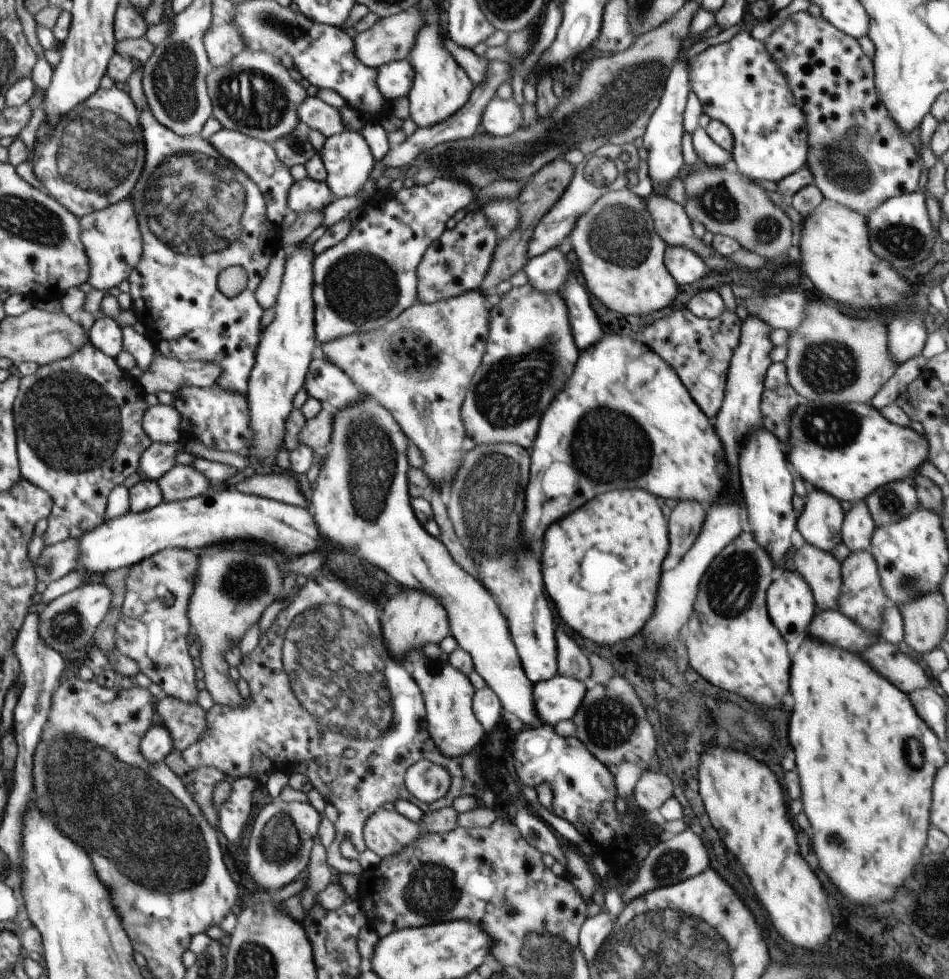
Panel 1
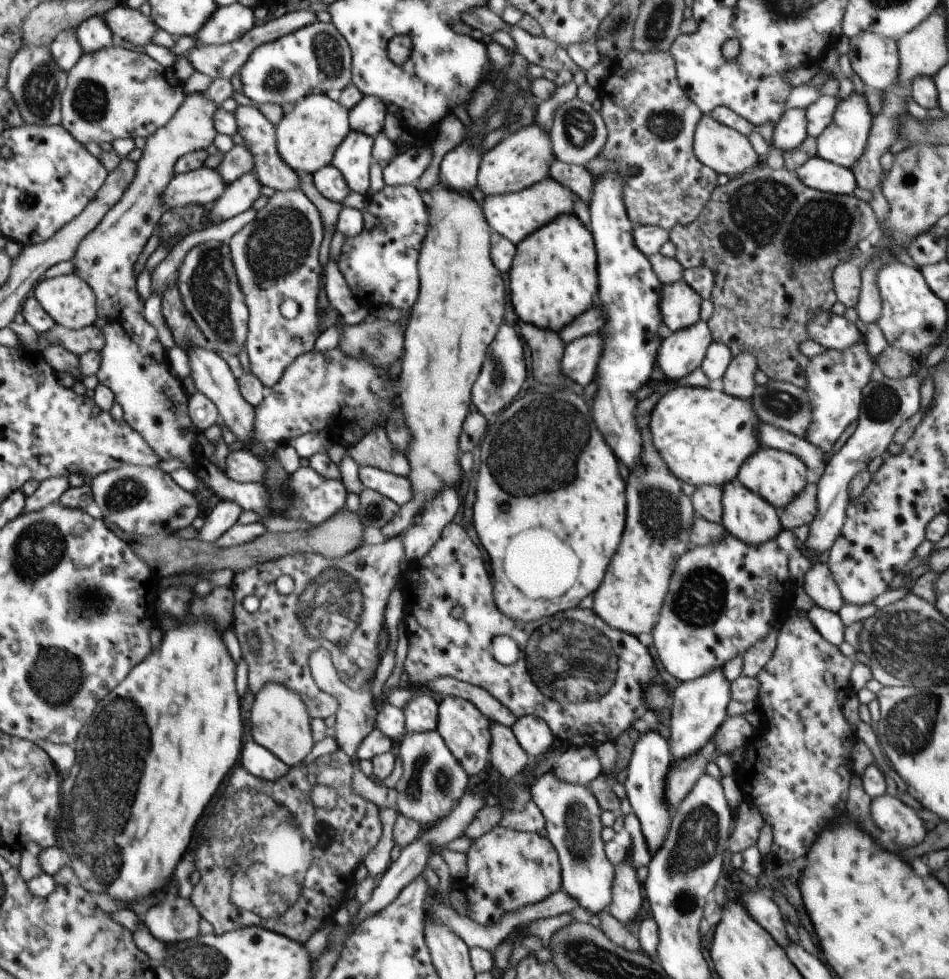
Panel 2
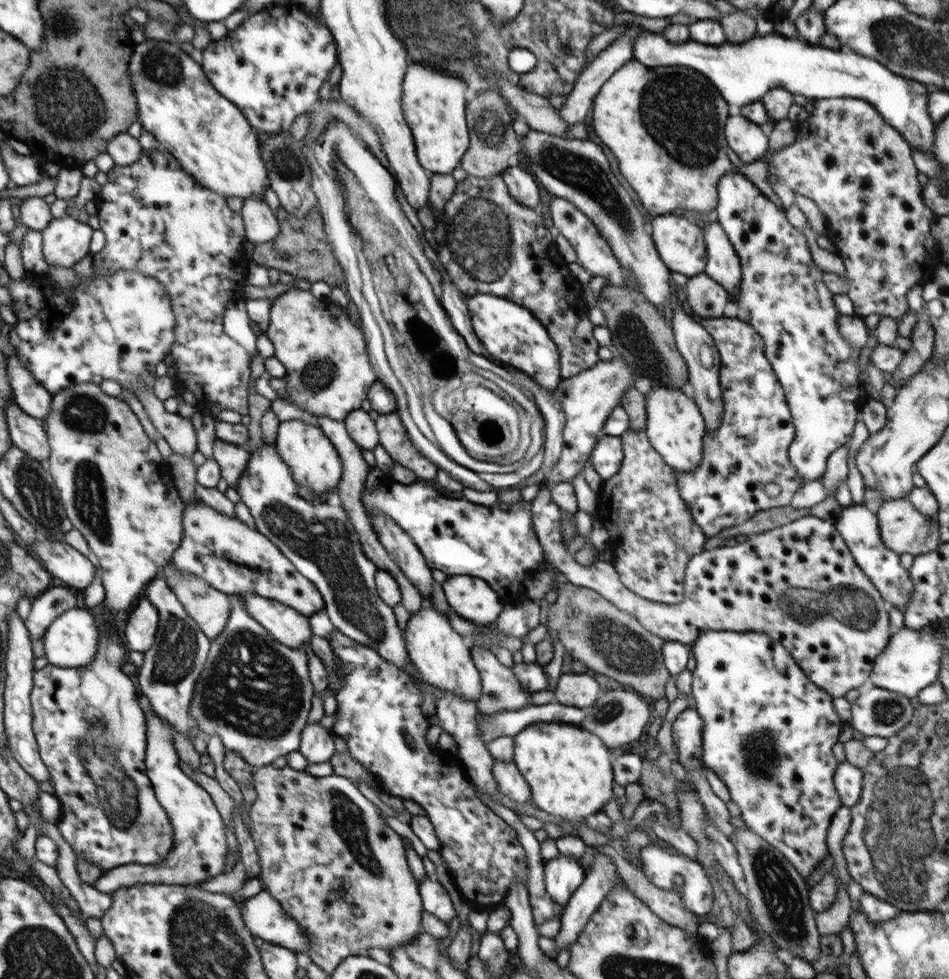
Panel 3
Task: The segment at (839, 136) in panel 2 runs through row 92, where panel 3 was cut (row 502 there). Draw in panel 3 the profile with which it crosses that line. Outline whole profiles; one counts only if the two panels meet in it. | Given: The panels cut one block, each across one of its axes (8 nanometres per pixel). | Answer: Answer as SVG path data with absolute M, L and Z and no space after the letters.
M853 501L849 506L842 507L834 518L836 530L844 540L847 548L855 558L856 564L870 577L876 585L885 604L894 605L900 610L904 610L909 603L914 585L909 575L900 565L900 555L890 551L882 543L879 522L875 508L868 503L858 504Z

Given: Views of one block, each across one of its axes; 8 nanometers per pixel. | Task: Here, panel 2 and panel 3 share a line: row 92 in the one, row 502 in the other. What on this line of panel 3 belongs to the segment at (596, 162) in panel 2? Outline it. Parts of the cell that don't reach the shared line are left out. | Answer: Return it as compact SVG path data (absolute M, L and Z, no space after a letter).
M645 430L627 431L621 437L623 445L623 462L615 476L602 483L597 494L597 520L610 534L609 545L616 551L615 569L622 584L628 589L655 603L674 605L684 600L684 570L688 561L704 551L707 538L702 528L694 522L692 513L685 500L681 497L676 474L662 456L650 445Z

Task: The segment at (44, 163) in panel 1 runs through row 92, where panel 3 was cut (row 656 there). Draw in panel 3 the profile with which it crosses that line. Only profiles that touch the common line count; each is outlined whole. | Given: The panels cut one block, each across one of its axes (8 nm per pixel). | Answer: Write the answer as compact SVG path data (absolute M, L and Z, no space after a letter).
M102 619L102 625L99 627L101 628L101 647L97 648L97 655L87 665L77 666L75 669L67 668L63 670L61 666L48 664L44 668L33 672L33 688L31 690L33 731L37 745L39 746L41 759L50 775L49 782L51 782L54 794L58 797L61 804L61 817L56 825L59 827L62 838L68 844L71 844L71 848L75 852L79 852L81 856L85 856L87 860L91 860L91 862L97 864L102 870L110 871L113 868L134 863L143 865L145 869L149 869L150 866L165 860L169 852L173 850L175 843L173 840L173 825L165 808L162 808L160 801L156 797L156 790L149 779L145 765L147 719L139 705L141 703L140 693L136 688L134 679L120 669L124 658L126 658L127 647L122 645L120 632L118 632L118 628L114 625L104 622Z

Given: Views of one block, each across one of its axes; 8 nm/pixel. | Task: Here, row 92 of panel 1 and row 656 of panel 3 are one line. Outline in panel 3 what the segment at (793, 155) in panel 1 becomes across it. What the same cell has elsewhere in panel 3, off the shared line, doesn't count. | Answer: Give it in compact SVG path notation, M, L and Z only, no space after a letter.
M705 630L698 635L696 642L690 645L696 658L696 667L692 671L692 707L699 714L702 725L703 756L702 762L726 784L730 798L740 808L740 819L754 834L777 848L792 863L804 880L820 866L820 862L829 856L827 832L836 811L843 805L837 793L833 776L839 763L834 759L832 746L838 742L842 722L834 709L834 697L829 692L814 685L796 664L793 656L777 640L763 632L734 632L724 630Z

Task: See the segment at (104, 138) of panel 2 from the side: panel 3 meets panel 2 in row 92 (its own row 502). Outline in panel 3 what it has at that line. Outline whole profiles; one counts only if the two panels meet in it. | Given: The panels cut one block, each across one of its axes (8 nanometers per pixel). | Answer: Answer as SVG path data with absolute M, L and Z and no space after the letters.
M96 383L73 384L73 387L58 391L54 394L53 402L50 404L50 414L46 416L46 420L43 422L43 428L48 438L48 445L50 445L48 470L56 484L56 488L59 490L67 517L71 520L73 528L79 530L84 536L90 546L90 550L92 550L94 556L98 558L98 564L100 564L105 599L102 602L102 606L99 607L99 612L104 622L114 625L116 624L116 620L120 618L118 612L130 608L130 606L138 600L140 592L142 592L144 588L147 588L148 582L150 582L158 572L162 572L162 568L164 568L164 566L168 564L168 560L172 558L172 554L175 554L174 550L181 547L182 539L185 536L184 508L186 504L182 500L179 490L174 485L172 478L169 476L168 467L162 459L162 454L159 452L155 442L152 442L152 440L146 436L146 432L144 432L142 424L138 422L136 414L130 410L130 406L128 406L126 402L122 402L122 398L112 398L112 396L104 394L104 392L100 390L100 386L96 386Z

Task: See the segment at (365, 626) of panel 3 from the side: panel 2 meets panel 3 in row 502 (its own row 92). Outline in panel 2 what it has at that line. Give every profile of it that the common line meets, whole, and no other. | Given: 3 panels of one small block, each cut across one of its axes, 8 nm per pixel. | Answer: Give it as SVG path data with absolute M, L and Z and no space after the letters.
M313 22L282 38L259 46L239 75L244 95L254 106L272 102L285 110L310 94L320 94L338 90L340 92L351 83L351 48L334 23Z

